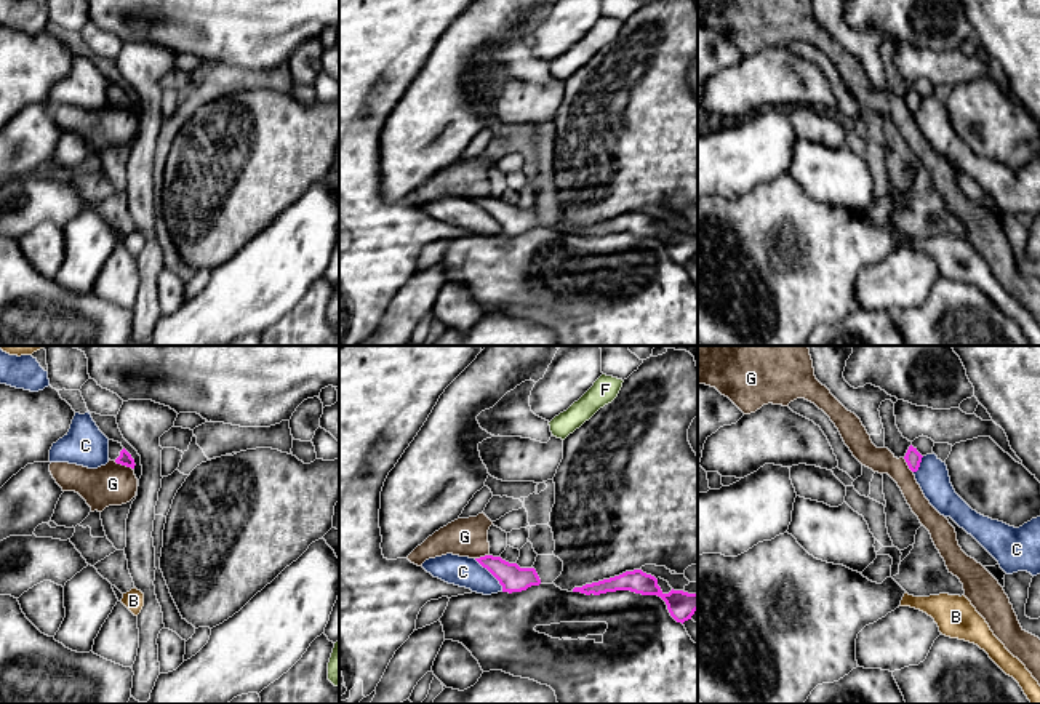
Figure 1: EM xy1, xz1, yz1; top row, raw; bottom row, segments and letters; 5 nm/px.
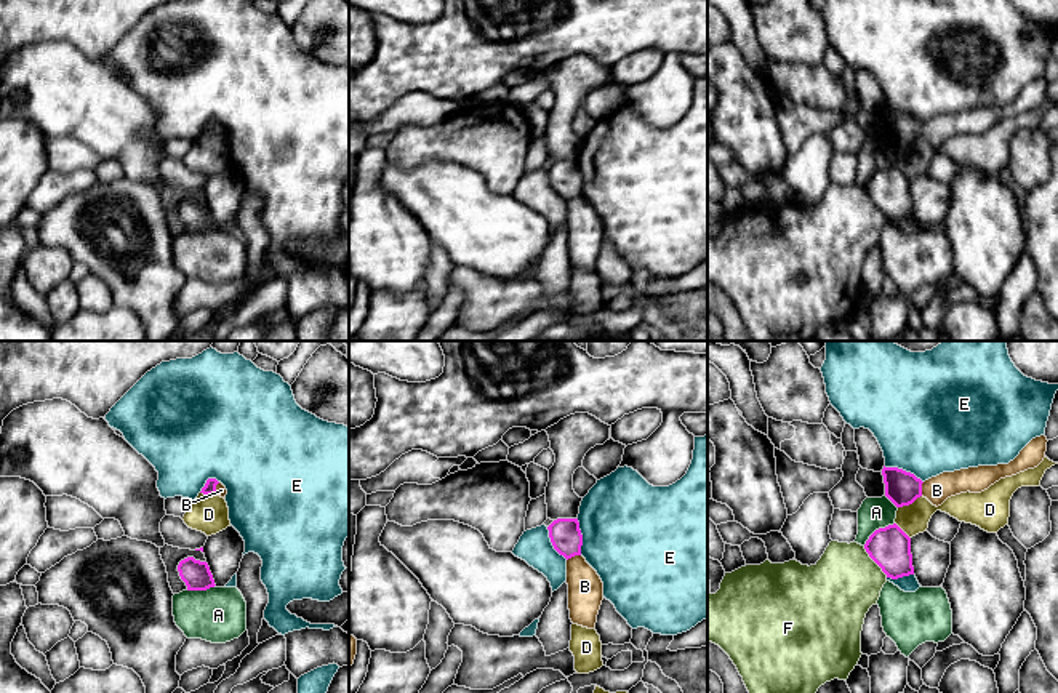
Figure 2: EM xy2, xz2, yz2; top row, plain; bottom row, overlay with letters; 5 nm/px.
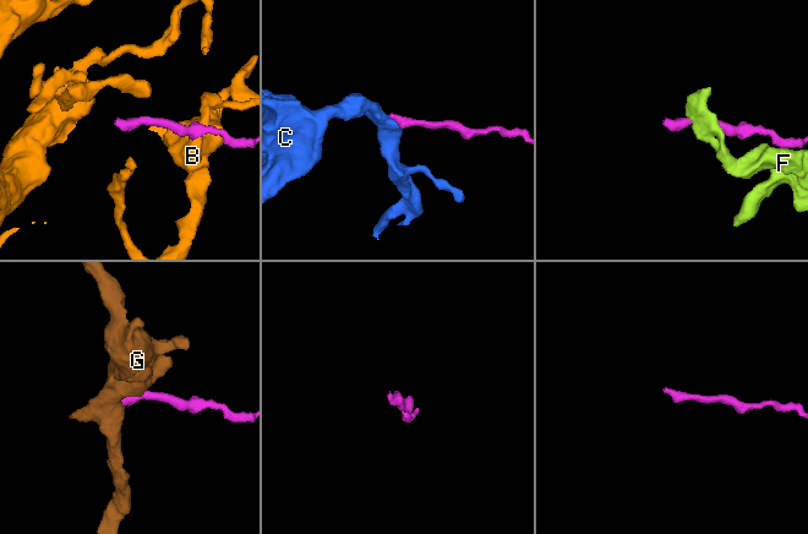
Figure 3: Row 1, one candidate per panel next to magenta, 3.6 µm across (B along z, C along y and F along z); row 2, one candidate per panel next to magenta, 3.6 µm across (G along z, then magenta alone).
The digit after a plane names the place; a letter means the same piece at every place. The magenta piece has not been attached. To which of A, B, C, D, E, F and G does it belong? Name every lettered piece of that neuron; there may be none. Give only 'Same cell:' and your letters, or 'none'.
Same cell: none

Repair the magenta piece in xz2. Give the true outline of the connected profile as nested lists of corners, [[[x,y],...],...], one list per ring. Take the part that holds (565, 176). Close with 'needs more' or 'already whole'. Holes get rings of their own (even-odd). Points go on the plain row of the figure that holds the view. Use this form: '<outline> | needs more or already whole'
[[[557,160],[547,171],[551,184],[560,197],[567,202],[581,197],[583,176],[578,160]]] | already whole

